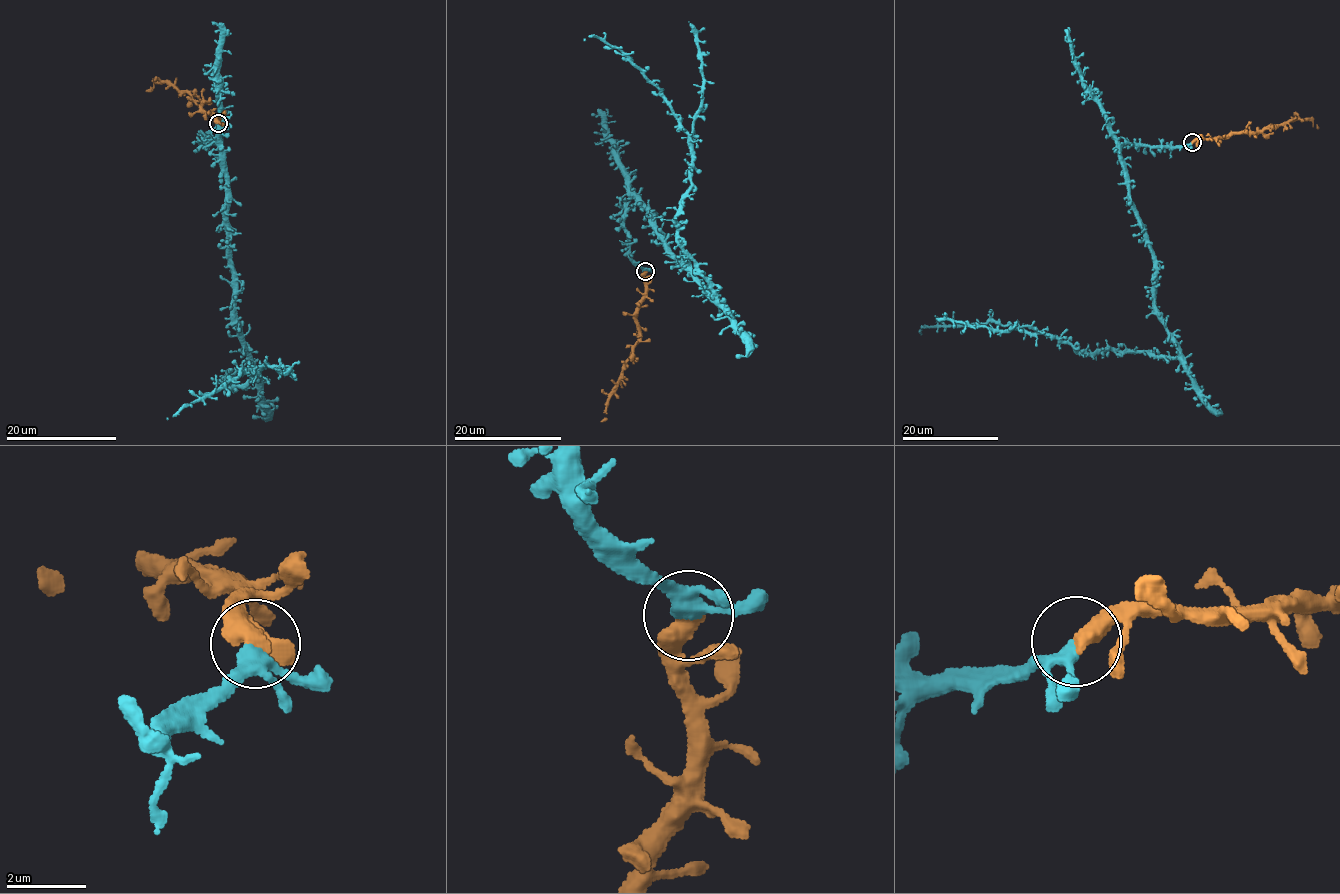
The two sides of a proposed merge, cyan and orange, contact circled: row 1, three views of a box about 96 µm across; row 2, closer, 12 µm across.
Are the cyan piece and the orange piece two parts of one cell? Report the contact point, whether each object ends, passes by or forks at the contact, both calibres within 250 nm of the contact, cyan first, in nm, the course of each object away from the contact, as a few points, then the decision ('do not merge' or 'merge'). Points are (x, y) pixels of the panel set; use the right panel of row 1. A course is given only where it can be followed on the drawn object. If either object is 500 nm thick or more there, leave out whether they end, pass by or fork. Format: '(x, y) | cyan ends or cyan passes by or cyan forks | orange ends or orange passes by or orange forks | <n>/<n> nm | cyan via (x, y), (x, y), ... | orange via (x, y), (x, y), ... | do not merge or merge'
(1192, 142) | cyan forks | orange ends | 280/480 nm | cyan via (1192, 142), (1120, 151), (1155, 311), (1178, 355), (1078, 352), (986, 322), (921, 334) | orange via (1192, 142), (1199, 139), (1254, 132), (1301, 119), (1309, 119), (1318, 128) | merge

